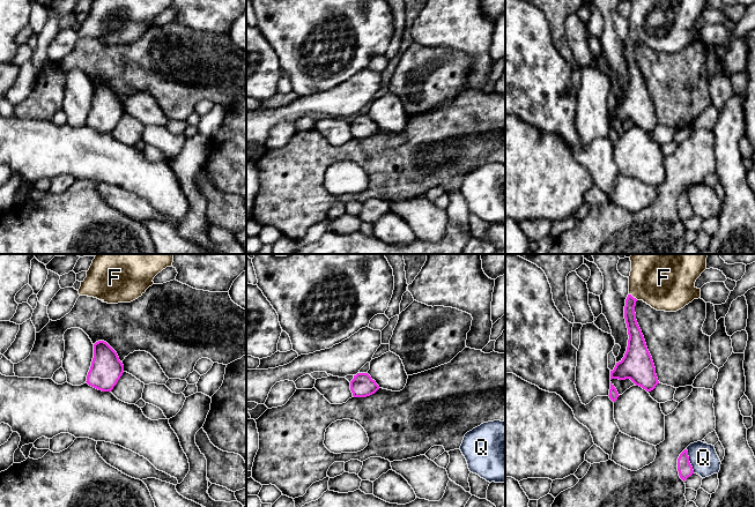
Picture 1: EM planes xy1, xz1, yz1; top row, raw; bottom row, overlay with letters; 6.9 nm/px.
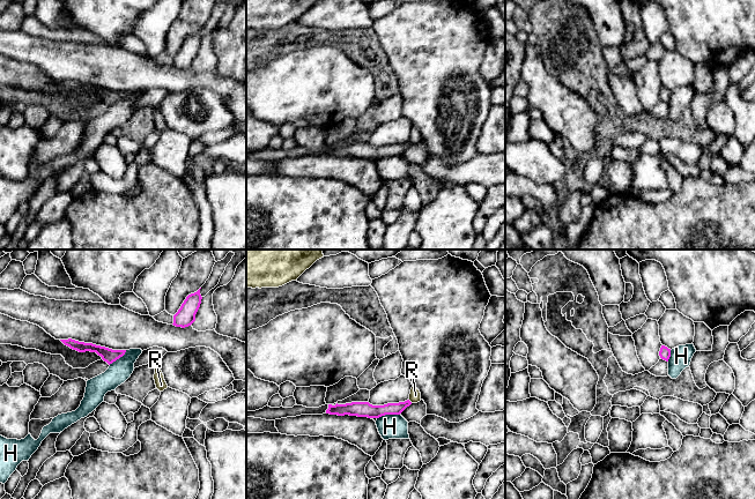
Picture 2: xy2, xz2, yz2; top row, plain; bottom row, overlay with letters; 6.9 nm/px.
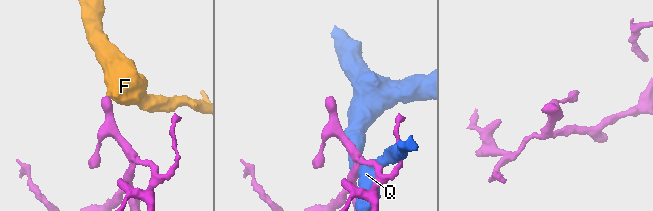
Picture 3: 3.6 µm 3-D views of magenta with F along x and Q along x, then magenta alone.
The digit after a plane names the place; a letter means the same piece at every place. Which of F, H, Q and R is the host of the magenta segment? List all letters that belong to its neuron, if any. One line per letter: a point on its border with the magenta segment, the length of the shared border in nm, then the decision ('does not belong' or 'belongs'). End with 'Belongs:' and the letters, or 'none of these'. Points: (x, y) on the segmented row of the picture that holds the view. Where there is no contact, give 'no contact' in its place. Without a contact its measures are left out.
F: yz1 (633, 297) | 80 nm | belongs
H: xz2 (387, 414) | 160 nm | does not belong
Q: yz1 (688, 461) | 180 nm | does not belong
R: xz2 (409, 401) | 40 nm | does not belong
Belongs: F

